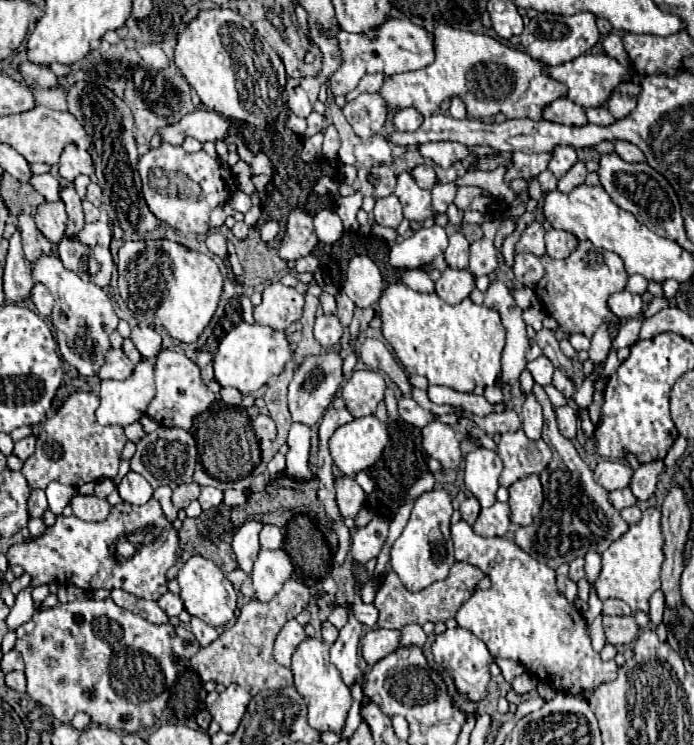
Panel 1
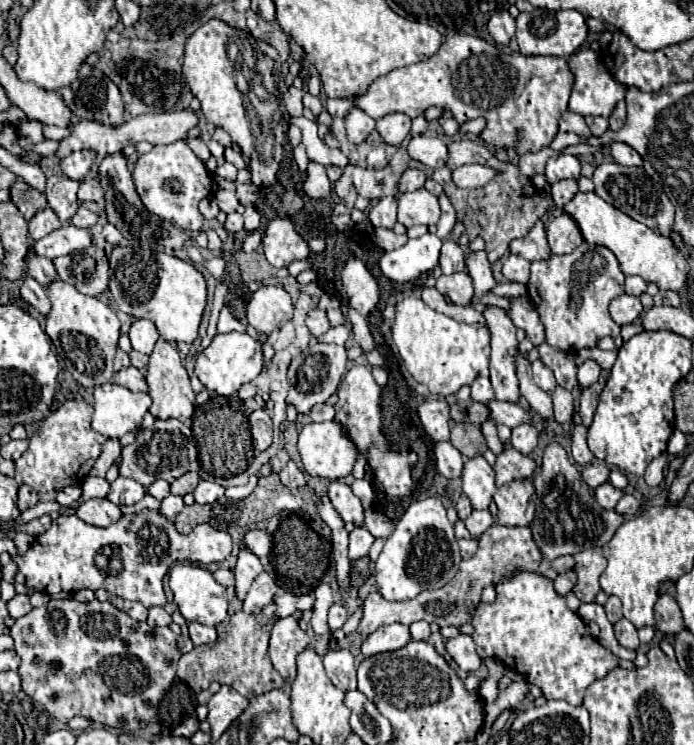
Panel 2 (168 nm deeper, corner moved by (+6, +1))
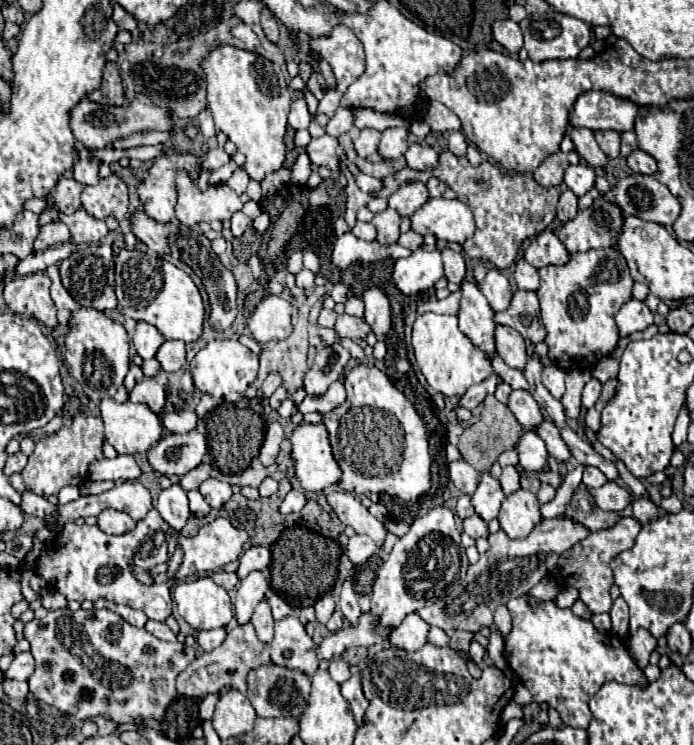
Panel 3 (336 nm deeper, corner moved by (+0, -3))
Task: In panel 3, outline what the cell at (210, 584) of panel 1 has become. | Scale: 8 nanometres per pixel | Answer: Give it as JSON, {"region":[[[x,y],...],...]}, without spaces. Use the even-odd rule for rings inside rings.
{"region":[[[211,577],[179,581],[173,595],[179,615],[197,631],[225,627],[233,619],[233,603],[229,593]]]}

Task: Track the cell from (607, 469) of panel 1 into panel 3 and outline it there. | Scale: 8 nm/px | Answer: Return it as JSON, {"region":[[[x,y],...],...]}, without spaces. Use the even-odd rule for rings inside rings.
{"region":[[[585,467],[585,471],[583,471],[583,483],[585,483],[585,487],[591,487],[591,489],[603,487],[607,483],[607,477],[597,467]]]}

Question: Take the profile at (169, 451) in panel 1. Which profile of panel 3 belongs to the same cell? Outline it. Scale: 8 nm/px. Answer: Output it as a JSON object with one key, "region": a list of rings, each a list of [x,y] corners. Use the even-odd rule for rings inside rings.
{"region":[[[201,429],[189,433],[169,433],[147,451],[147,463],[161,475],[183,477],[203,463],[208,454],[207,438]]]}

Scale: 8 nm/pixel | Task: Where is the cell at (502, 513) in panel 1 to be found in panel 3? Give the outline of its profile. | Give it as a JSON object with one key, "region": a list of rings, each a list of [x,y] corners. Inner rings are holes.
{"region":[[[479,515],[467,517],[467,519],[463,521],[463,531],[465,531],[469,537],[473,537],[473,539],[477,539],[477,537],[487,537],[487,535],[489,535],[487,523],[485,523]]]}

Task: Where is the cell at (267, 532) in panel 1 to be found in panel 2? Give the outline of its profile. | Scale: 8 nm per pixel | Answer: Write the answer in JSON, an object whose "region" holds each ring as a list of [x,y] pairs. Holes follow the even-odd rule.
{"region":[[[259,529],[249,531],[249,533],[245,533],[241,543],[243,543],[245,551],[257,555],[263,561],[267,561],[271,555],[271,537],[265,531],[259,531]]]}

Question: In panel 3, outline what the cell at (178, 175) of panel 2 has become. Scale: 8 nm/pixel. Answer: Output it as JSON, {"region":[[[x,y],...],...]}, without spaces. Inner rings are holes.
{"region":[[[169,149],[157,159],[153,159],[147,177],[137,187],[143,211],[159,223],[175,219],[175,203],[177,203],[175,175],[179,171],[187,171],[191,179],[197,181],[201,165],[191,151]]]}

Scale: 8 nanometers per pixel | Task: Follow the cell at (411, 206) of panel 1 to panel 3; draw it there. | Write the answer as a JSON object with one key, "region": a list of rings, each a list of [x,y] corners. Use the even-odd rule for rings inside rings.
{"region":[[[427,199],[425,205],[421,205],[413,215],[411,215],[411,229],[419,235],[435,235],[437,239],[445,239],[445,241],[455,241],[455,243],[465,243],[465,239],[469,239],[475,231],[475,221],[471,215],[471,209],[467,205],[463,205],[461,201],[453,199]]]}

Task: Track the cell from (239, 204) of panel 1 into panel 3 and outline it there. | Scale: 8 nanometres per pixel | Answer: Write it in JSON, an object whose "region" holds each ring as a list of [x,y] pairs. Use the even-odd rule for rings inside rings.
{"region":[[[187,173],[177,175],[177,193],[179,199],[175,213],[177,219],[187,227],[201,221],[231,219],[231,215],[243,207],[239,195],[227,185],[211,185],[205,193],[201,193],[197,185],[191,183]]]}

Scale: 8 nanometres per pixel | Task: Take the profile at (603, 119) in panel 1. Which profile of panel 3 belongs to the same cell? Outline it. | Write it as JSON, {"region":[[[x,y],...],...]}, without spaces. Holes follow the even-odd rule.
{"region":[[[611,129],[609,131],[595,131],[595,139],[607,157],[615,159],[619,155],[619,133],[617,131],[611,131]]]}

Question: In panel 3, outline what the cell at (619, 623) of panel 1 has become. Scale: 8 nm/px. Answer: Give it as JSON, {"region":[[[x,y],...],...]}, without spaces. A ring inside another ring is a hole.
{"region":[[[637,629],[633,635],[627,637],[625,645],[627,645],[629,655],[637,661],[637,665],[639,665],[639,667],[645,667],[645,665],[649,663],[649,655],[651,655],[651,651],[655,649],[657,641],[655,641],[655,637],[653,637],[649,631]]]}

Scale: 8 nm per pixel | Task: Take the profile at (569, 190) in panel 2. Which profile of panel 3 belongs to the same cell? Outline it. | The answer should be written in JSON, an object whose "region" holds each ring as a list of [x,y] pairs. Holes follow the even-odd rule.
{"region":[[[563,191],[561,193],[561,199],[559,199],[559,205],[557,205],[557,217],[559,221],[569,221],[577,215],[577,195],[573,191]]]}

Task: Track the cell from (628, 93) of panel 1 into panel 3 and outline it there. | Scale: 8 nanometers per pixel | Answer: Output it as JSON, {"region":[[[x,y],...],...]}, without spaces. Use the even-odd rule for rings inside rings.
{"region":[[[623,131],[621,133],[621,155],[627,157],[631,151],[637,149],[637,139],[635,139],[635,131]]]}

